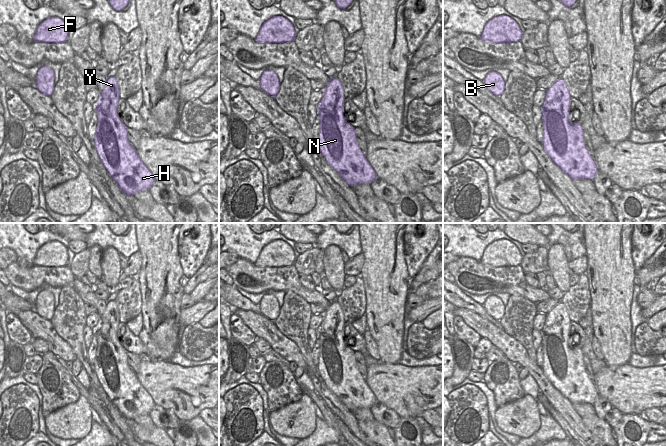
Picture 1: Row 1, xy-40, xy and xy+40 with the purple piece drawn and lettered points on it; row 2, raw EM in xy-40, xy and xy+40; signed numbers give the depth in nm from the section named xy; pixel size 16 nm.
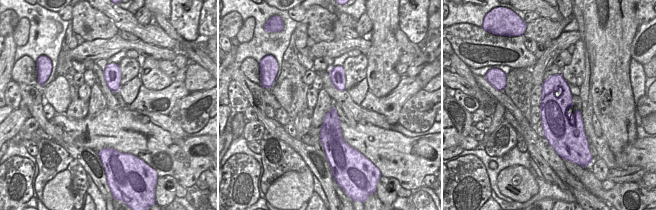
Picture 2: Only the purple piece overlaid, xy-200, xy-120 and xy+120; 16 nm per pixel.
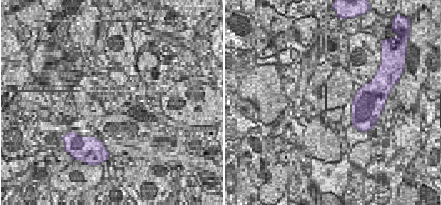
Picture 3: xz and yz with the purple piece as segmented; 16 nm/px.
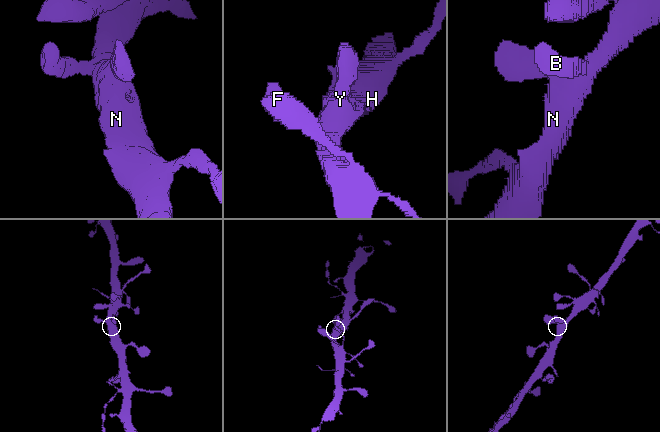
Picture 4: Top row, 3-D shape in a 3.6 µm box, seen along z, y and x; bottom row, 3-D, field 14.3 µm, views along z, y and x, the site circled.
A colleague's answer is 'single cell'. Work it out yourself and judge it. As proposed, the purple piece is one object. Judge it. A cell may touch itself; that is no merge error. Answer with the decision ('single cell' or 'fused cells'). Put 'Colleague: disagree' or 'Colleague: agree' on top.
Colleague: agree
single cell

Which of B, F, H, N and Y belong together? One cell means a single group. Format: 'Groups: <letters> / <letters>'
Groups: B F H N Y

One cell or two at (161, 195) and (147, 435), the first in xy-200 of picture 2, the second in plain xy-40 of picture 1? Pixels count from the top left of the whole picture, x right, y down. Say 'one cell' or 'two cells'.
two cells

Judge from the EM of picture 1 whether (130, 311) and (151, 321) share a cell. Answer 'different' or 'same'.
different

